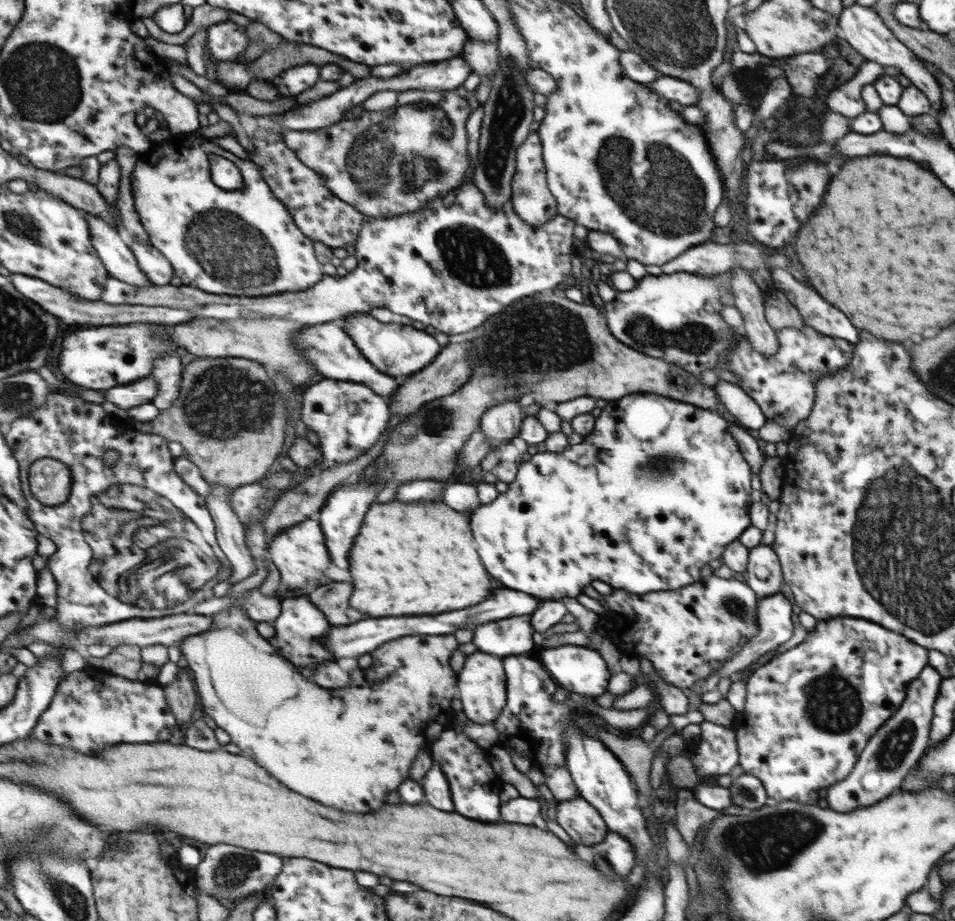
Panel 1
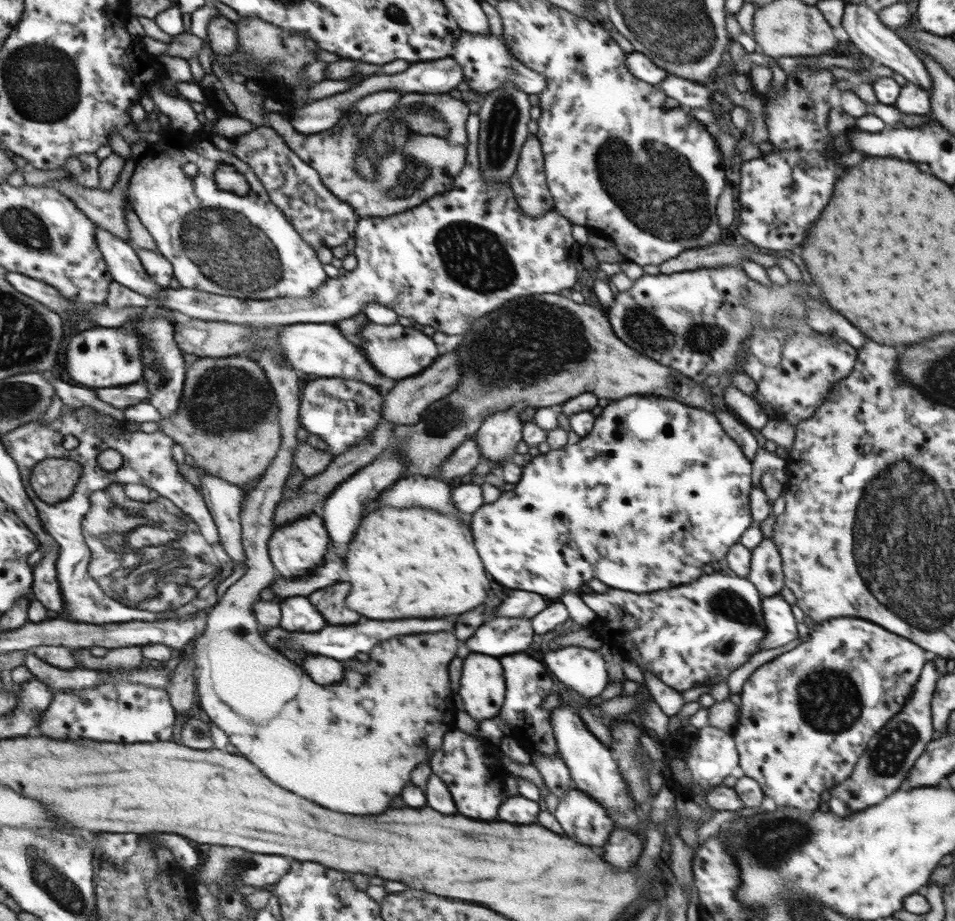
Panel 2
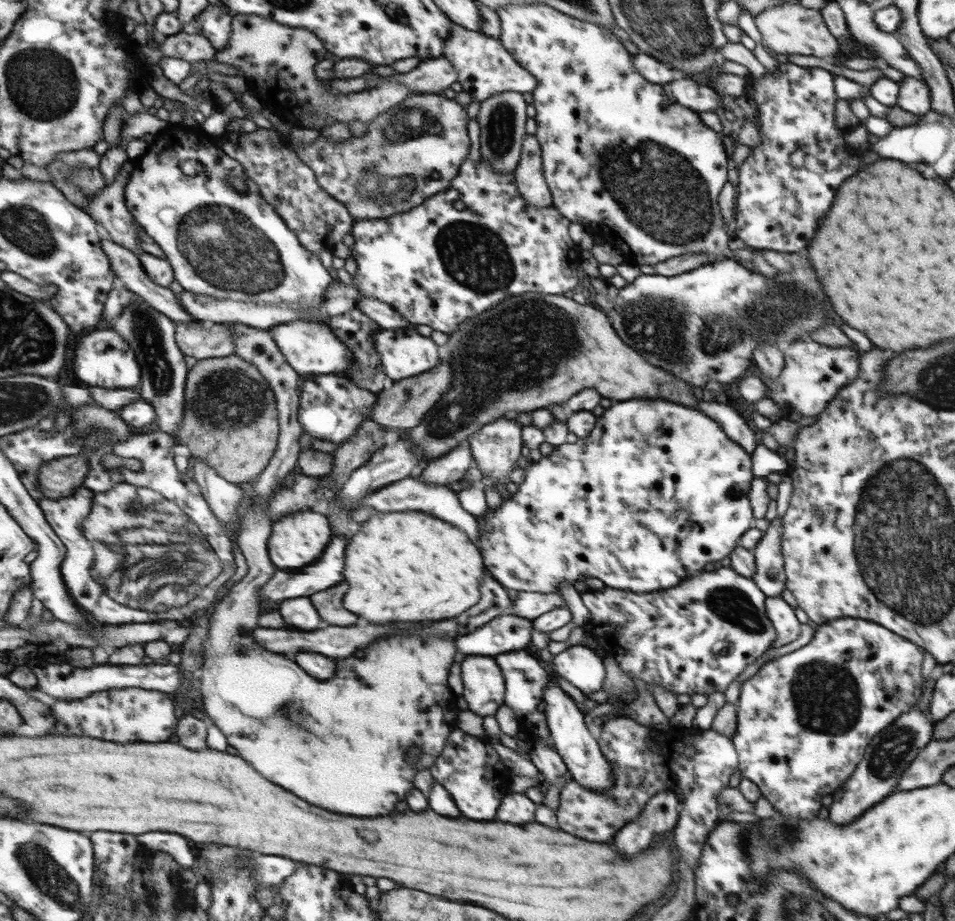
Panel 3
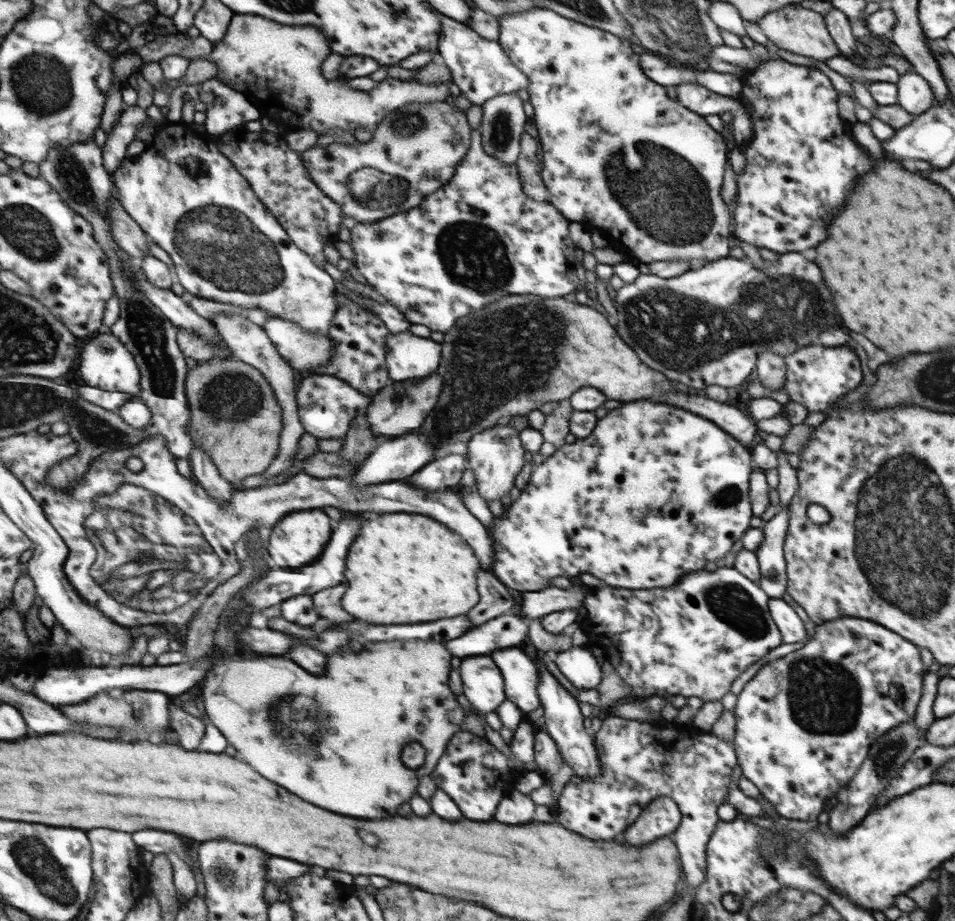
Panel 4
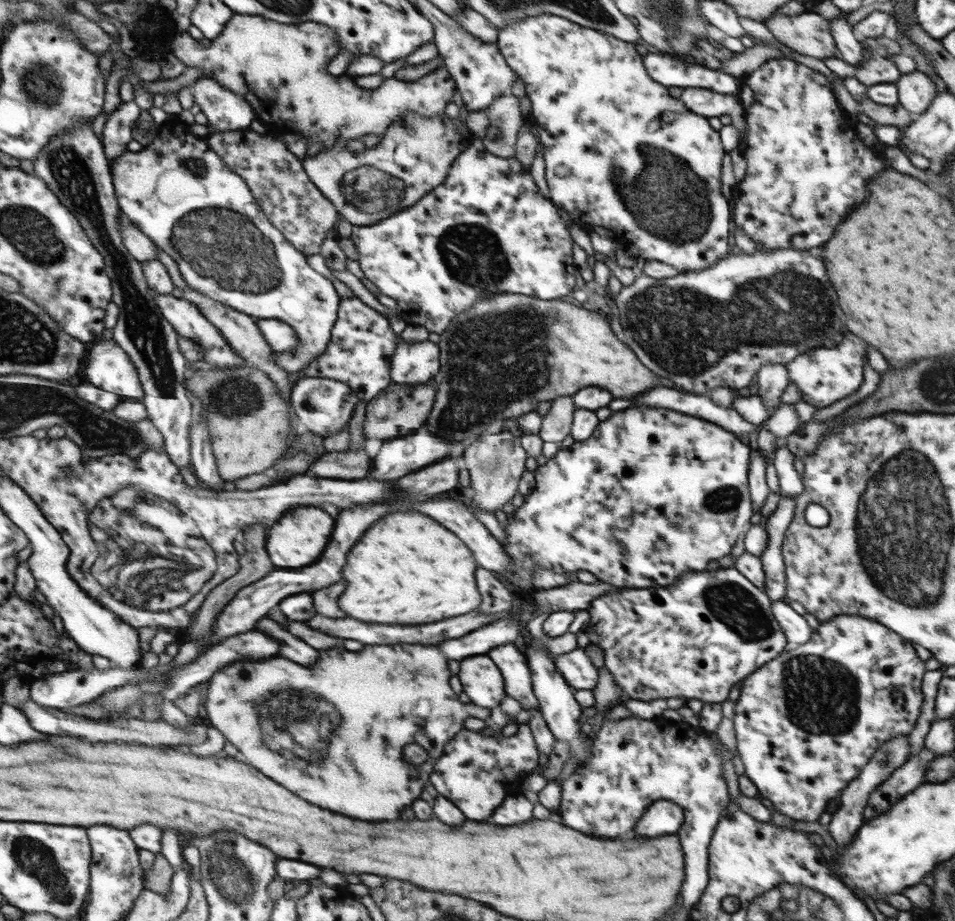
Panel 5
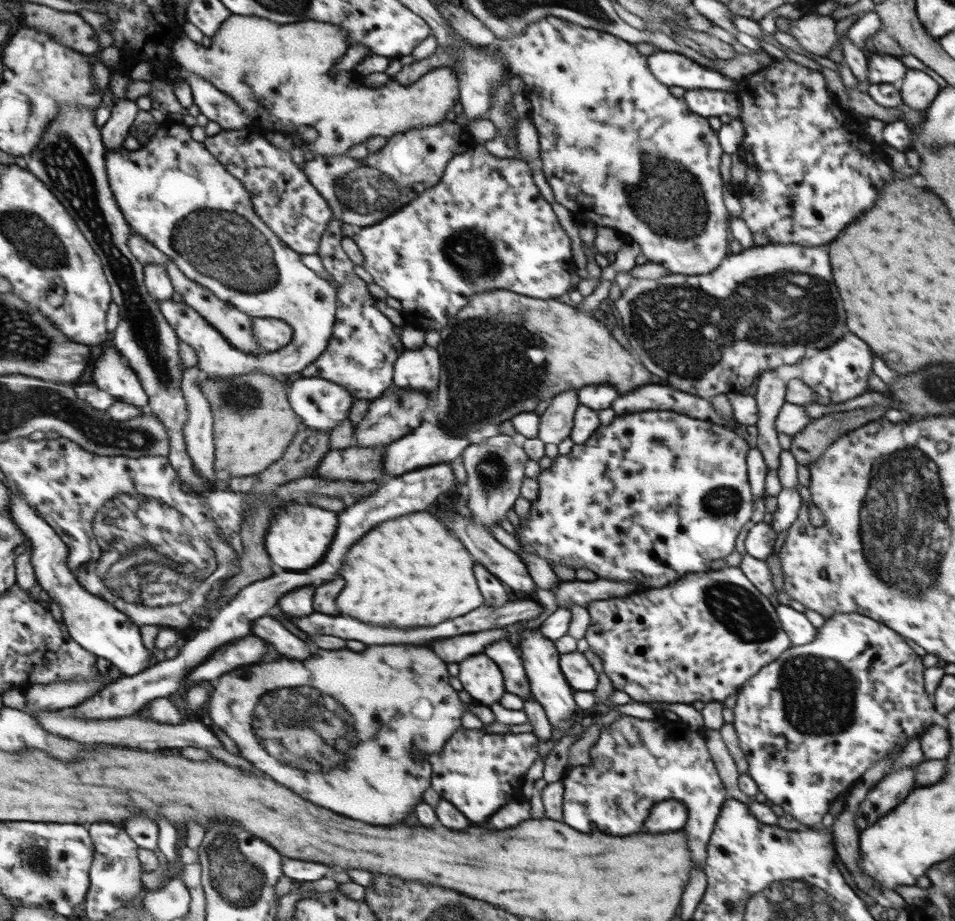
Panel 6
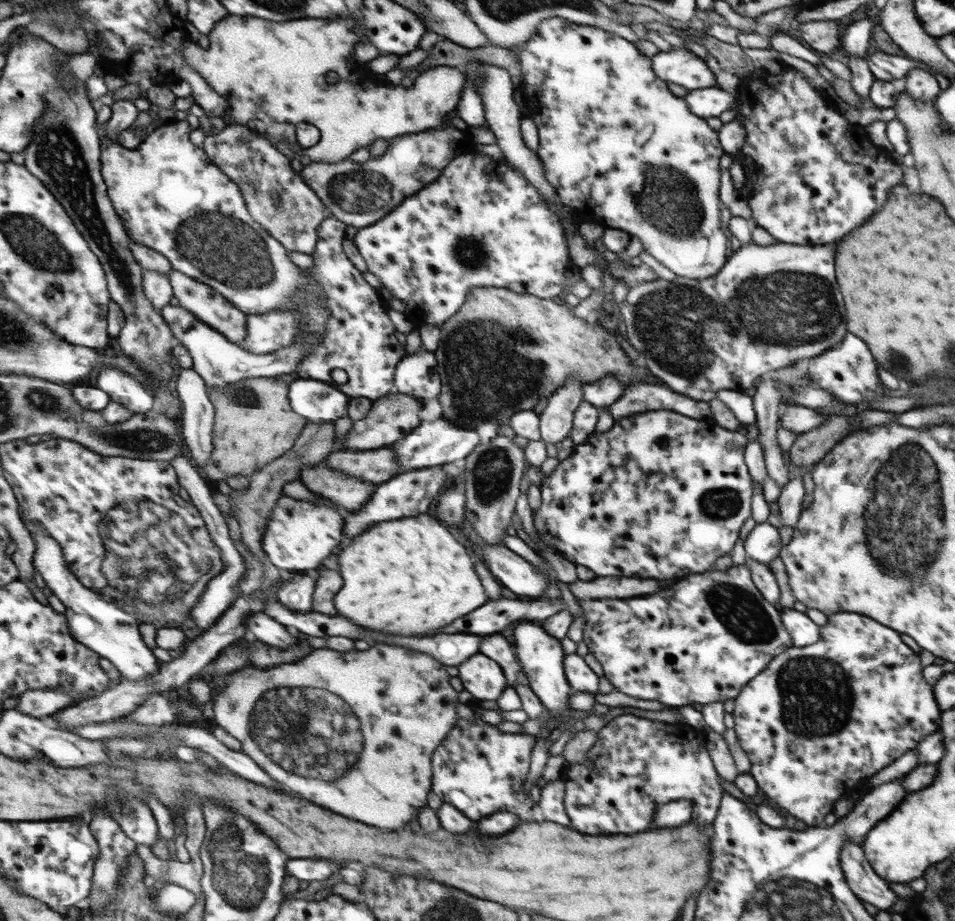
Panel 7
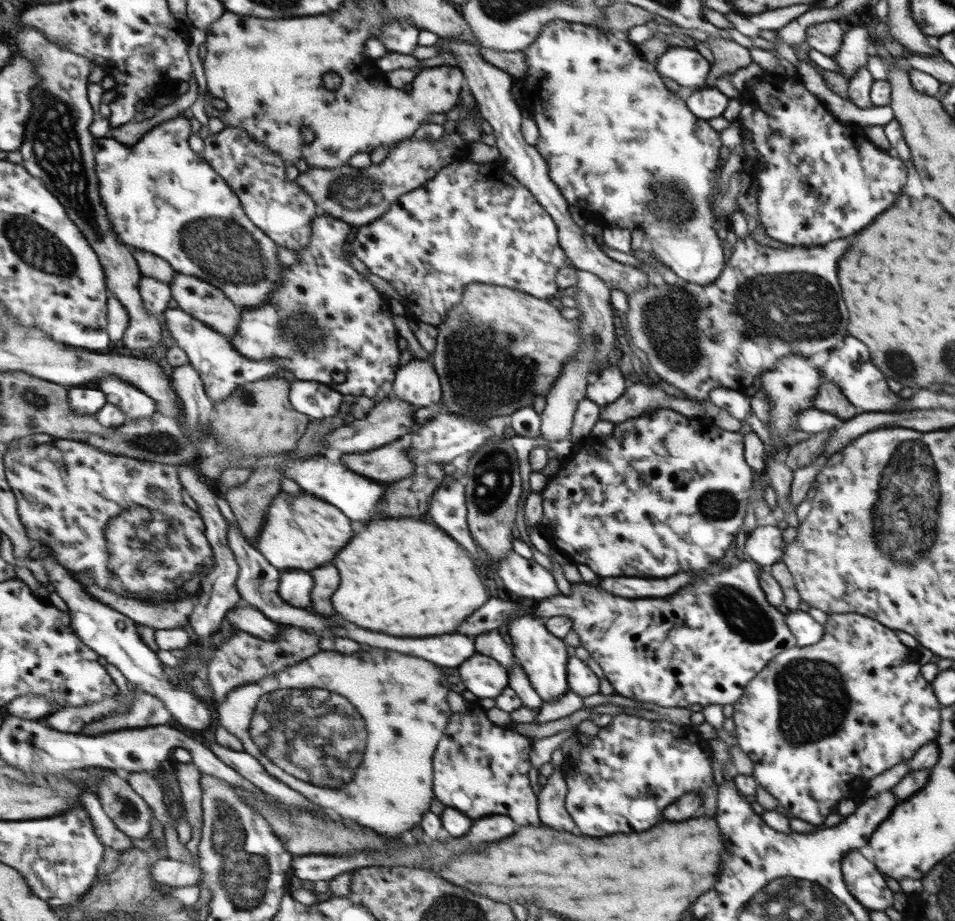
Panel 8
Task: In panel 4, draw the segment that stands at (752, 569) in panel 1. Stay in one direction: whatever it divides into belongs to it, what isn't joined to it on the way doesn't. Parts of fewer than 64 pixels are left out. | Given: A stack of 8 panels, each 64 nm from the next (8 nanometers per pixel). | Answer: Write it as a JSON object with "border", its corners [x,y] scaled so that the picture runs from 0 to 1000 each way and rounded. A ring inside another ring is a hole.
{"border":[[[814,550],[814,556],[796,571],[799,586],[791,596],[796,626],[793,635],[805,643],[804,649],[818,650],[823,642],[823,610],[819,591],[825,570],[825,552]]]}

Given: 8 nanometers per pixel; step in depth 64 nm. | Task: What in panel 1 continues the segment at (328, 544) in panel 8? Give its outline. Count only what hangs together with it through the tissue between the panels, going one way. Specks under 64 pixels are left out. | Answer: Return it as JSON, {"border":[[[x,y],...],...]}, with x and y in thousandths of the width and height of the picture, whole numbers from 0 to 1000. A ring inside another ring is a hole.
{"border":[[[326,561],[315,569],[299,573],[281,592],[283,606],[294,623],[294,631],[303,634],[309,641],[328,638],[334,634],[342,634],[345,628],[340,625],[340,619],[347,615],[345,606],[343,586],[339,573],[332,561]]]}

